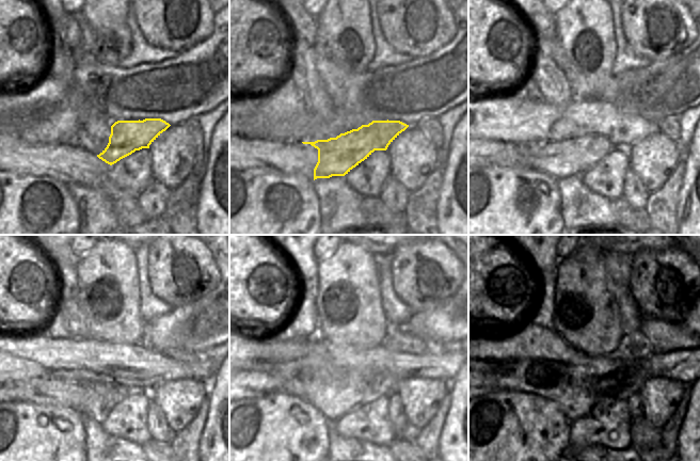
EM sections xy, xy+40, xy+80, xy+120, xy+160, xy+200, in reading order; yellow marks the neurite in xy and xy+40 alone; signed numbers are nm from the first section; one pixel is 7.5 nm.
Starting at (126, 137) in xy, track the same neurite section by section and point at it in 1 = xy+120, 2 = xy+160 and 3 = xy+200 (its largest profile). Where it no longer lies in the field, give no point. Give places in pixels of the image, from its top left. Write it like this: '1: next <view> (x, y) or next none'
1: next xy+120 (63, 391)
2: next xy+160 (251, 384)
3: next xy+200 (490, 385)

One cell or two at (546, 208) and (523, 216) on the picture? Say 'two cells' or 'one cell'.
one cell

